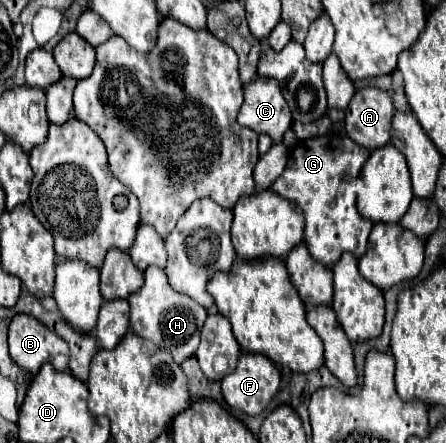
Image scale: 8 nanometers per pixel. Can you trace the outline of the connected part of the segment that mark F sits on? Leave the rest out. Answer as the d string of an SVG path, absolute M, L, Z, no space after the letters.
M244 352L232 374L222 378L224 400L250 416L260 414L280 386L278 366L262 356Z

